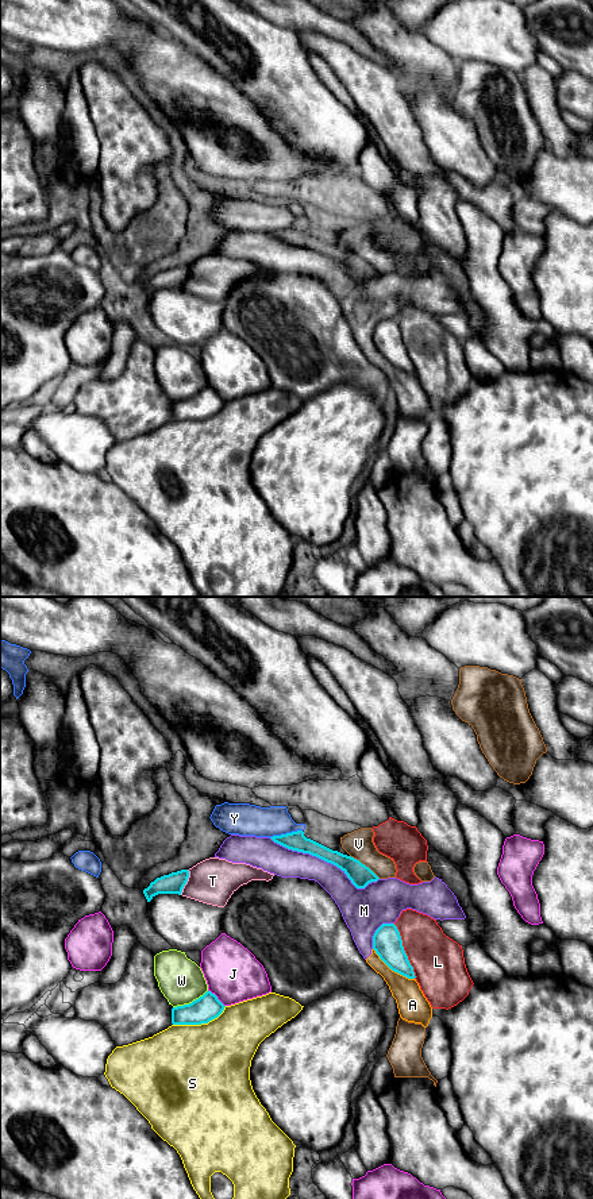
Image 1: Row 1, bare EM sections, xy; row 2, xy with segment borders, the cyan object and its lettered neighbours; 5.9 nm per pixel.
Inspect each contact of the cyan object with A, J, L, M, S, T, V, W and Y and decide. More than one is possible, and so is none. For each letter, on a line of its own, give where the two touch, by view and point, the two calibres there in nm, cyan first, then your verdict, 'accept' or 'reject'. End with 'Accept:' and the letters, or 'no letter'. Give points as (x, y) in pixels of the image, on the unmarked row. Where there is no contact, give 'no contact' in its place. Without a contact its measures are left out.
A: meets cyan in xy at (392, 365); 180 nm thick on the cyan side, 180 nm on the other; reject
J: meets cyan in xy at (216, 393); 160 nm thick on the cyan side, 320 nm on the other; reject
L: meets cyan in xy at (404, 346); 180 nm thick on the cyan side, 320 nm on the other; reject
M: meets cyan in xy at (324, 255); 130 nm thick on the cyan side, 170 nm on the other; reject
S: meets cyan in xy at (200, 419); 160 nm thick on the cyan side, 500 nm on the other; reject
T: meets cyan in xy at (187, 276); 130 nm thick on the cyan side, 280 nm on the other; reject
V: meets cyan in xy at (364, 259); 130 nm thick on the cyan side, 170 nm on the other; reject
W: meets cyan in xy at (189, 398); 160 nm thick on the cyan side, 280 nm on the other; reject
Y: meets cyan in xy at (287, 228); 110 nm thick on the cyan side, 190 nm on the other; reject
Accept: no letter

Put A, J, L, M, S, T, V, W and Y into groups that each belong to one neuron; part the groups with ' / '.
A M Y / J / L / S / T / V / W

